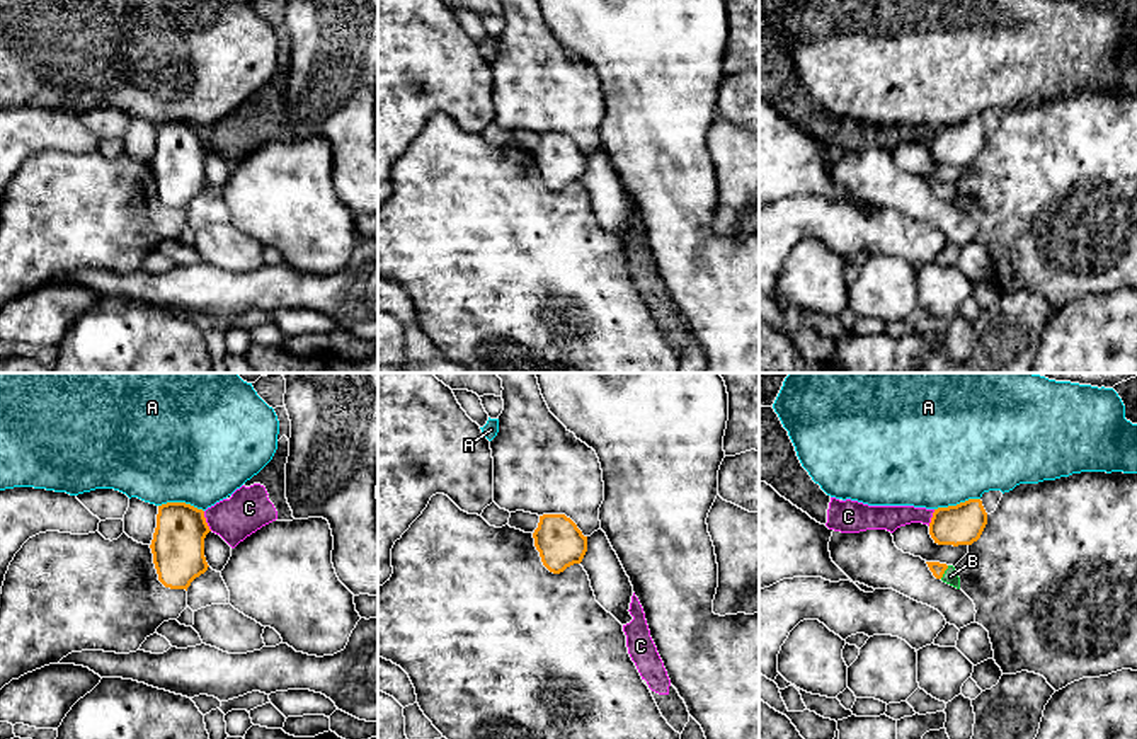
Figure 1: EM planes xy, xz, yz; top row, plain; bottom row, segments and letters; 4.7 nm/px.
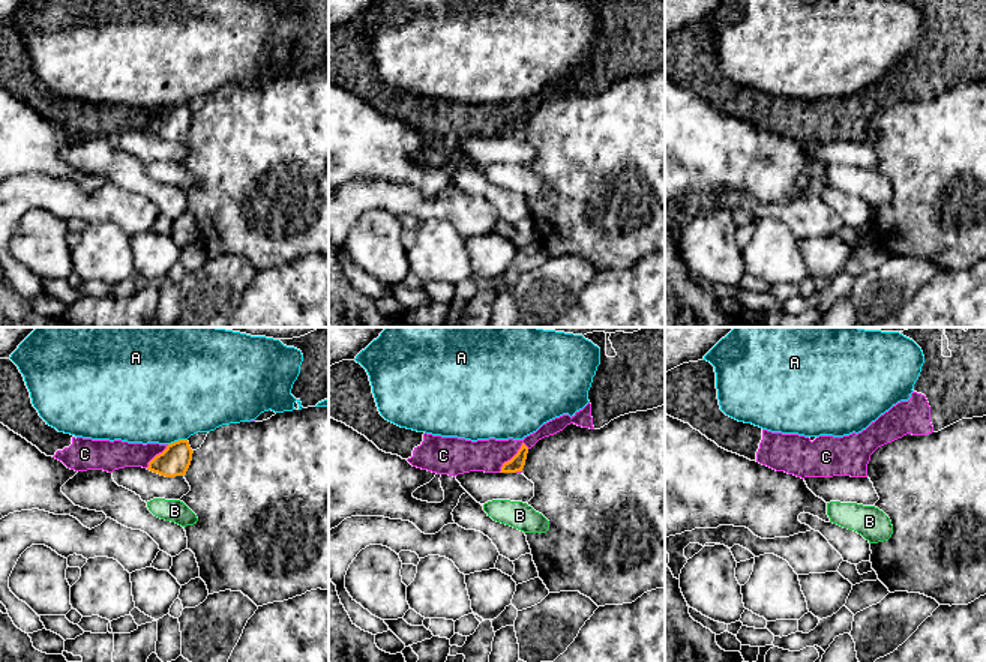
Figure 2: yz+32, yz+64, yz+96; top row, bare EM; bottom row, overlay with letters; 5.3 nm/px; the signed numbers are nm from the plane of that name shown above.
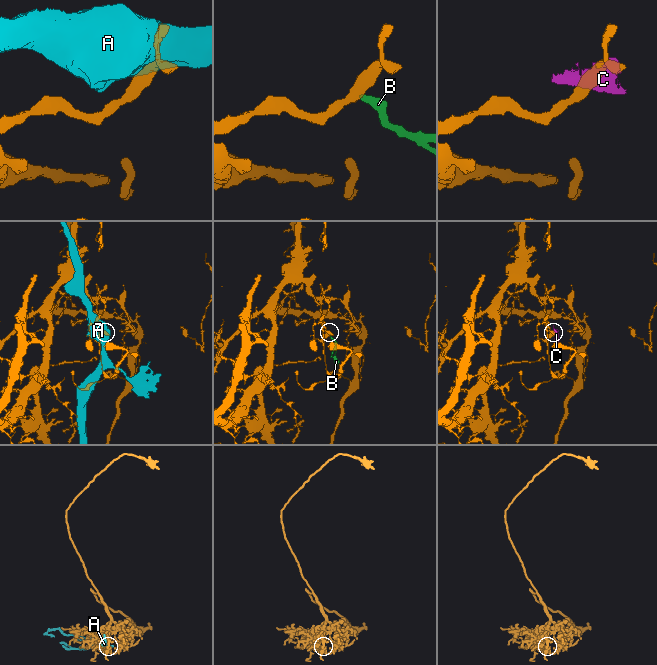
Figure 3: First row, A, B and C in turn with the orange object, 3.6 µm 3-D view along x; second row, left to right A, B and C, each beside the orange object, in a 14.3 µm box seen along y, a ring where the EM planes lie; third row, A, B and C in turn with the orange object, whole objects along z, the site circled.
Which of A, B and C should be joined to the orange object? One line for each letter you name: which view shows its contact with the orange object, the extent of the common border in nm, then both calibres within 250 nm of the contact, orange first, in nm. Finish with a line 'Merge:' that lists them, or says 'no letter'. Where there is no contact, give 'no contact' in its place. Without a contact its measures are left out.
B: contact in yz; length 80 nm; calibres 70 and 70 nm
Merge: B

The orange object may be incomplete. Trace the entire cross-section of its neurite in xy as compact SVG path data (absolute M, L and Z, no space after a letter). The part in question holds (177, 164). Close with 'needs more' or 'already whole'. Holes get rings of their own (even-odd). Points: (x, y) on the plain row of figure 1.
M186 121L158 124L151 158L158 199L170 208L186 208L208 189L204 157L209 152L204 129Z; already whole

